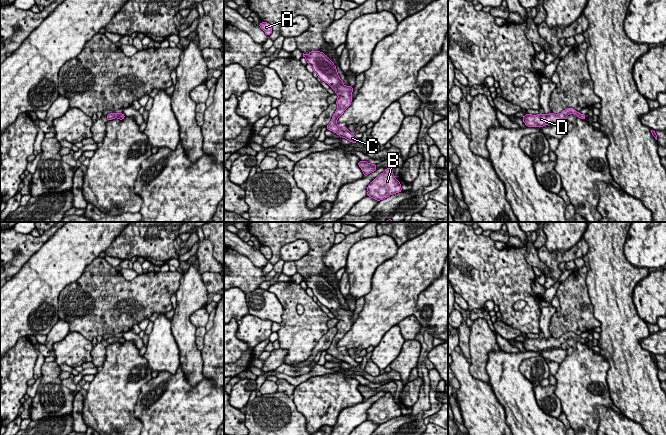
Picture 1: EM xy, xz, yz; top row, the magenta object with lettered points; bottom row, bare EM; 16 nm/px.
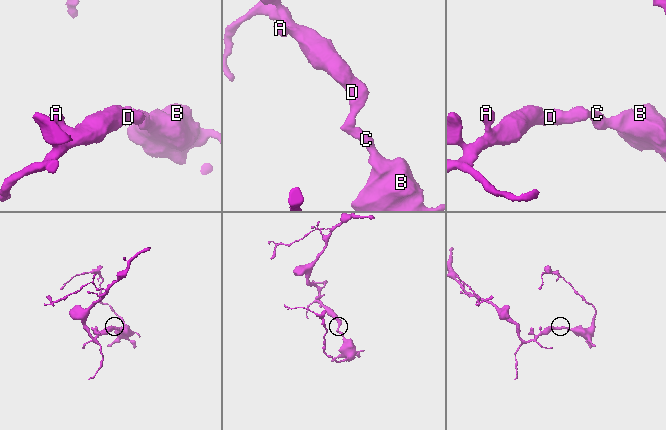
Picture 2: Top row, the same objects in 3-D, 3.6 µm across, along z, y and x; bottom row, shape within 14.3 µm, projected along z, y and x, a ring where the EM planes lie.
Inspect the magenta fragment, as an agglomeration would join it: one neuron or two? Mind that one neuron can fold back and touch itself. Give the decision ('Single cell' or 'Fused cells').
Single cell

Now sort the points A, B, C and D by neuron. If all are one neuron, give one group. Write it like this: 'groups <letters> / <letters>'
groups A B C D

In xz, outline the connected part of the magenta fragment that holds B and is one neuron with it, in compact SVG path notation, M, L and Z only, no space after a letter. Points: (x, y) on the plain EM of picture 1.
M386 392L367 411L368 421L380 425L402 415L400 406L394 401L393 394Z

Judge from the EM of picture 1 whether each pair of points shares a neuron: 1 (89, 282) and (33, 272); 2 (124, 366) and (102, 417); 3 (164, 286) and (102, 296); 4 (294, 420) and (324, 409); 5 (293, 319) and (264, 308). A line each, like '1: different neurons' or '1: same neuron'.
1: different neurons
2: same neuron
3: same neuron
4: different neurons
5: different neurons

